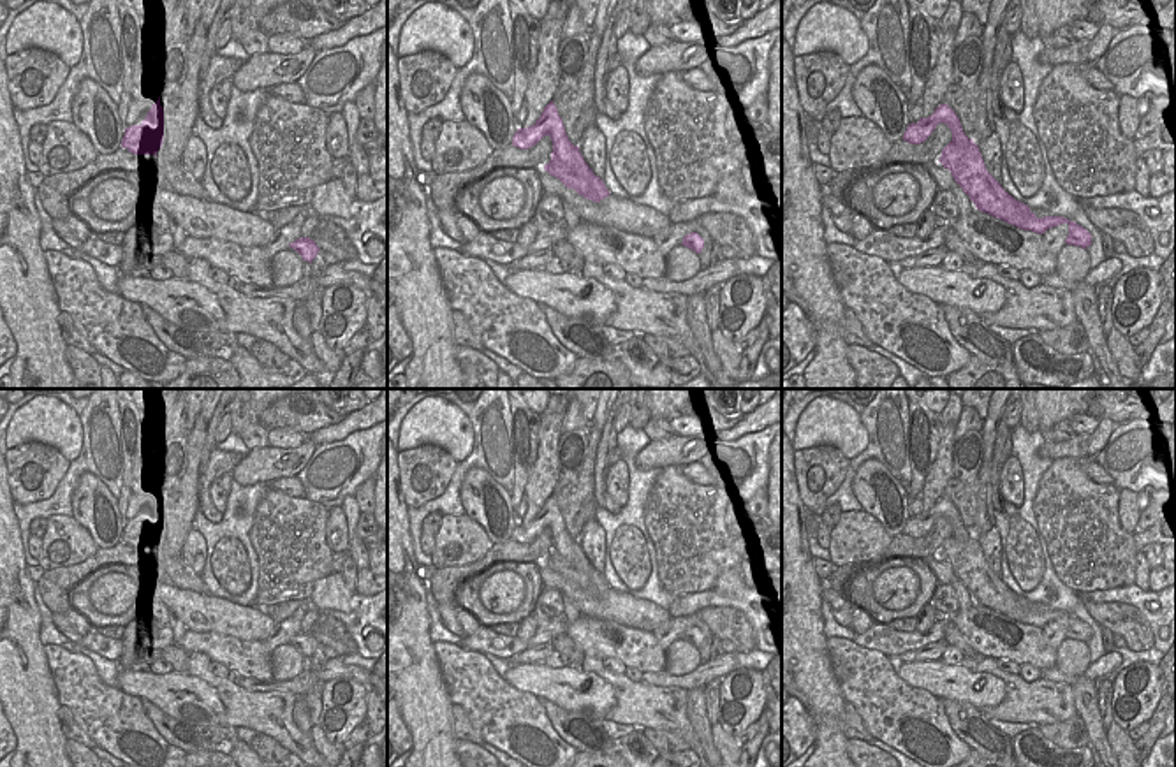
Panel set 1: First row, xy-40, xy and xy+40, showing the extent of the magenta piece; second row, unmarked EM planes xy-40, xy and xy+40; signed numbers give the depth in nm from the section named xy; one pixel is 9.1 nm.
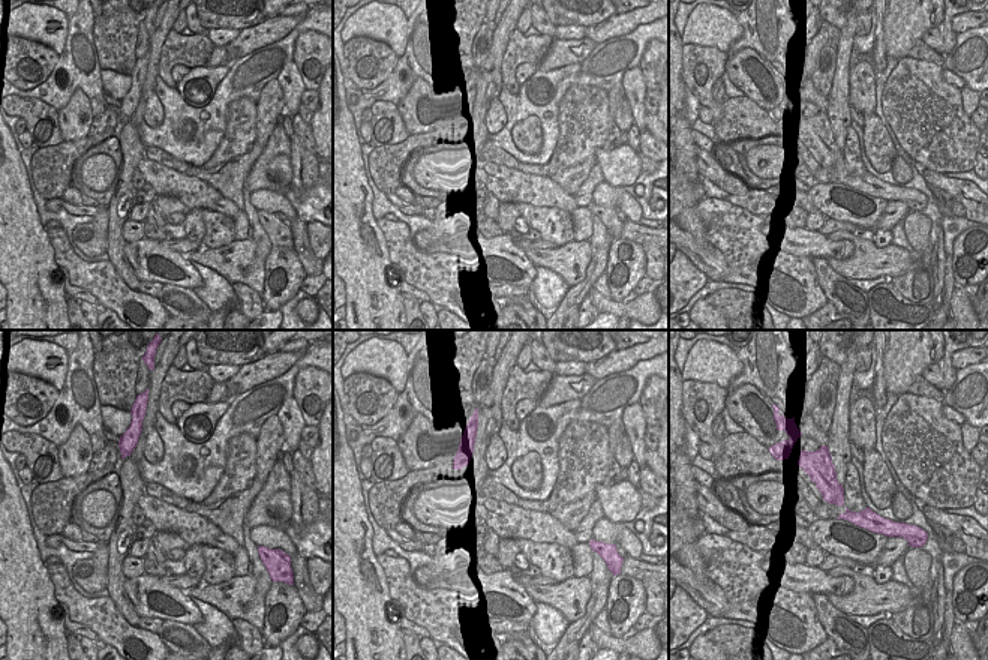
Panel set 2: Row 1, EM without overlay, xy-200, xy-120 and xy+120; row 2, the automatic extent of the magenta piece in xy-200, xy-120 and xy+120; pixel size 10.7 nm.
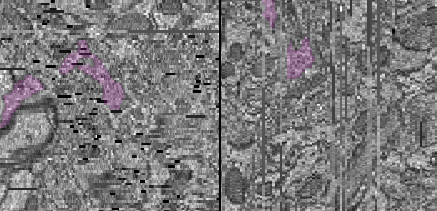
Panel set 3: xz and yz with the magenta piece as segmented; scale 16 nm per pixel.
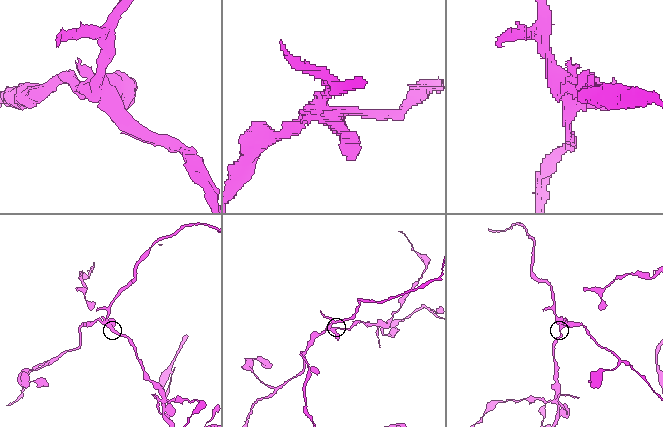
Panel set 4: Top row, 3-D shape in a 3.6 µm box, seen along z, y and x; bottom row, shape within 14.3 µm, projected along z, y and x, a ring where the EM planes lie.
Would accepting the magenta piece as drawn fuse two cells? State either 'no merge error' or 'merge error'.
merge error

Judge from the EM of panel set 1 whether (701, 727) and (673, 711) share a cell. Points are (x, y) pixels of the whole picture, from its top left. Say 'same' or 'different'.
different

